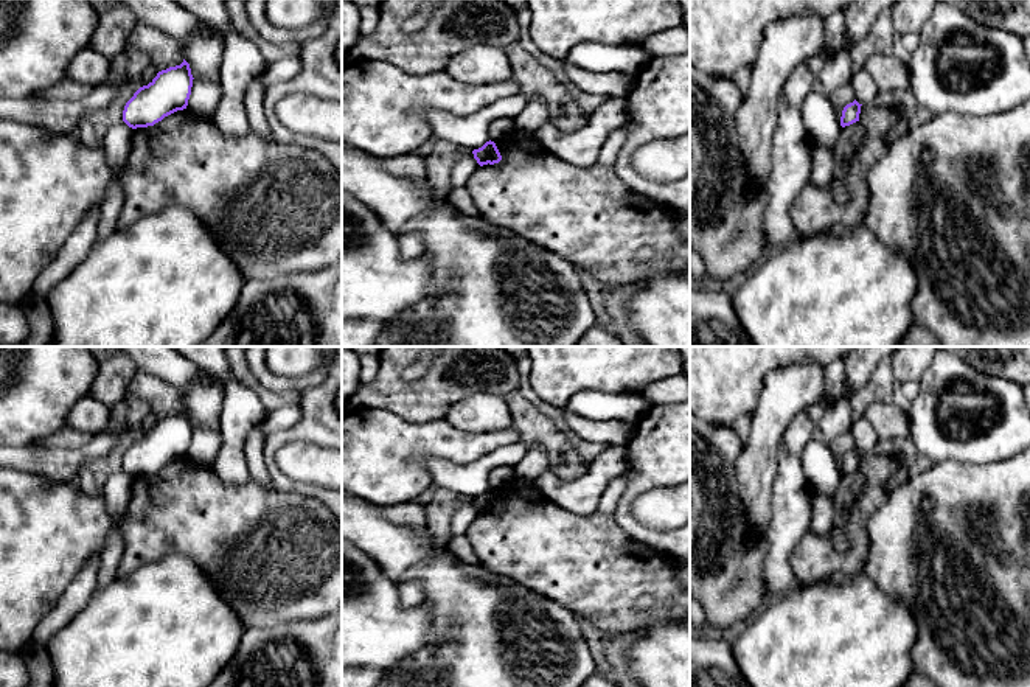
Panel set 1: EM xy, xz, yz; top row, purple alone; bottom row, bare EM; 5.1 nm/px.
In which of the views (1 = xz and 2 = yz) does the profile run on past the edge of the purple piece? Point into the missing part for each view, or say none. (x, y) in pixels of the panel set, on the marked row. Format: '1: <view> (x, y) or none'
1: none
2: none

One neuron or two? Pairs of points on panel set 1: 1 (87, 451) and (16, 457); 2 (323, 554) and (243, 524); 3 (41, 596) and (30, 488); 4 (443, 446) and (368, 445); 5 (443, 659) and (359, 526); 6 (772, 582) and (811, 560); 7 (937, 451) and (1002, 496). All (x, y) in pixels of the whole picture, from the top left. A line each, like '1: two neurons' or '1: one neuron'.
1: one neuron
2: one neuron
3: one neuron
4: one neuron
5: one neuron
6: two neurons
7: two neurons

